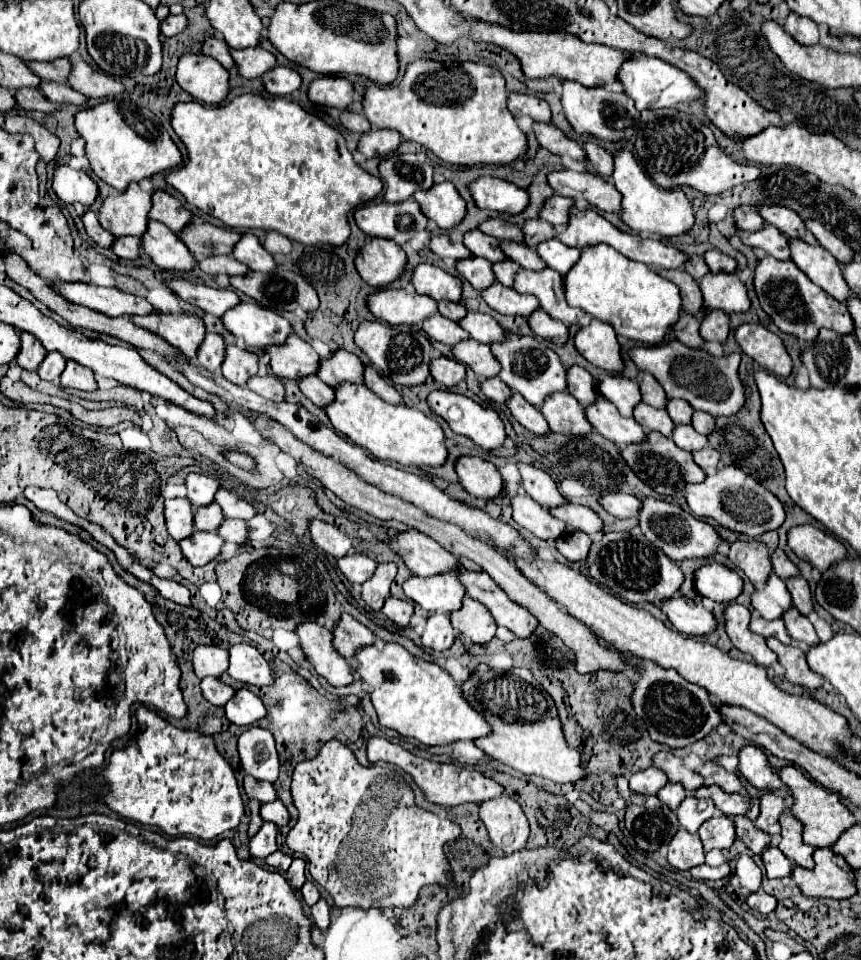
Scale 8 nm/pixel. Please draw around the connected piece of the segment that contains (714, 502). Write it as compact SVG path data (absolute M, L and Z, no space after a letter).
M723 466L721 470L717 470L717 474L707 476L705 482L701 484L689 484L685 488L685 500L691 508L691 512L695 516L705 516L705 518L713 518L717 520L721 526L731 528L735 532L741 532L749 538L759 536L763 532L769 530L777 530L781 528L781 524L785 522L785 510L783 504L777 500L777 496L773 496L771 492L767 492L765 488L749 488L749 492L745 490L743 484L743 476L747 476L745 472L741 472L735 466Z

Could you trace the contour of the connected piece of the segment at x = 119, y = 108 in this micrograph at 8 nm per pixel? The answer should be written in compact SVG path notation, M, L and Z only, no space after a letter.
M111 98L95 108L81 110L75 116L75 126L85 140L85 152L93 172L117 192L125 192L131 182L151 178L163 170L173 170L183 162L179 148L159 120L155 120L153 112L131 102Z

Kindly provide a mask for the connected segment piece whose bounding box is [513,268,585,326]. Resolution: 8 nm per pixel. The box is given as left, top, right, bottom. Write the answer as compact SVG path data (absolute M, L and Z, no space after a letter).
M545 268L541 272L531 272L531 270L521 270L515 278L513 288L519 294L533 294L539 302L541 308L561 320L565 326L579 324L579 320L585 316L583 310L571 308L565 300L565 284L563 276L553 272L551 268Z

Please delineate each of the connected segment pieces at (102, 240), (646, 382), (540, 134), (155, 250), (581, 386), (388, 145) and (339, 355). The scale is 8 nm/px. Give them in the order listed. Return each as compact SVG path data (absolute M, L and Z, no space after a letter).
M87 212L87 214L83 216L83 224L85 224L85 230L87 230L87 234L93 238L95 244L99 244L101 248L111 248L111 246L113 246L113 240L115 240L113 234L107 232L107 230L99 224L95 212Z
M651 374L643 376L641 394L643 394L643 402L653 406L653 408L665 408L665 404L667 404L665 390L661 388L661 384L657 384L657 380Z
M535 124L533 126L535 130L535 136L539 140L539 144L549 150L551 154L557 154L557 156L571 156L573 160L579 160L579 162L585 162L587 156L585 156L585 150L579 142L575 140L569 140L557 126L553 124Z
M151 220L145 232L143 250L151 256L151 260L161 270L177 270L177 272L191 272L197 266L195 256L185 248L181 238L173 234L165 224Z
M571 366L567 370L567 390L579 400L579 404L589 406L597 400L597 390L591 374L581 366Z
M369 130L367 134L361 136L357 150L365 156L365 158L385 158L391 152L397 152L401 146L403 138L399 136L399 132L393 130Z
M339 350L335 354L331 354L329 358L321 360L321 366L317 370L317 376L329 384L331 388L337 388L341 382L349 382L349 384L355 384L355 382L363 382L363 370L365 366L361 364L361 360L347 352L347 350Z

